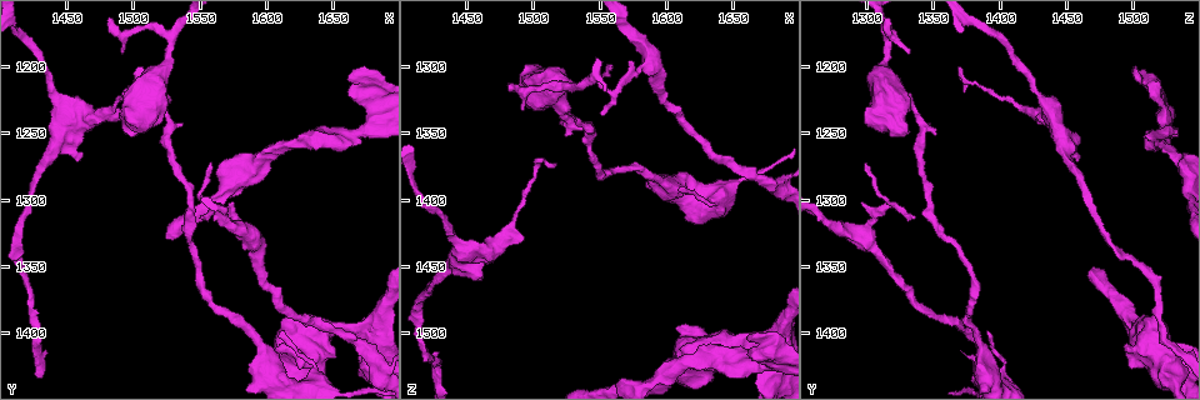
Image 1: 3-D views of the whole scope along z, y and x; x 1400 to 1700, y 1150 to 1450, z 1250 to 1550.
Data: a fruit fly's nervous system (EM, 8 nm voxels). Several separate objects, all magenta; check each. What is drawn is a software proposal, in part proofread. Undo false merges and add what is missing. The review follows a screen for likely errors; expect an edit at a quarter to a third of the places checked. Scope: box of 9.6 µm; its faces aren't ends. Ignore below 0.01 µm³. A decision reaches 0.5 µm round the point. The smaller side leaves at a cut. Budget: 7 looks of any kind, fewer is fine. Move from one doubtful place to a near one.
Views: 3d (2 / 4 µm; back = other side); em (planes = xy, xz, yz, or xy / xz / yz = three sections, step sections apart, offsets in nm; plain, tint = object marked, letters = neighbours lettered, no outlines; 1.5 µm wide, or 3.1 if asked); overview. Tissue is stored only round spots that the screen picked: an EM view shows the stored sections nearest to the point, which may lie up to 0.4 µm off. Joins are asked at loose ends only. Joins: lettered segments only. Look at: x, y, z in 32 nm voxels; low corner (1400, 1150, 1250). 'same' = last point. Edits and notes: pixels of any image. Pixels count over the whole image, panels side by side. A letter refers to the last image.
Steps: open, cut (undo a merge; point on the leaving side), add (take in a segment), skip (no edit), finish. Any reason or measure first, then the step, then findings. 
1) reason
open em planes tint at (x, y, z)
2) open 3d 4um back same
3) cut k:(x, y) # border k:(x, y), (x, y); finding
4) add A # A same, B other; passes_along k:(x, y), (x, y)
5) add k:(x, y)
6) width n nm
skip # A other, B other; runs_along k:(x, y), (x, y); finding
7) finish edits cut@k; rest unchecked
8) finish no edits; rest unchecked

branch stops here
open em planes letters at (1656, 1252, 1532)

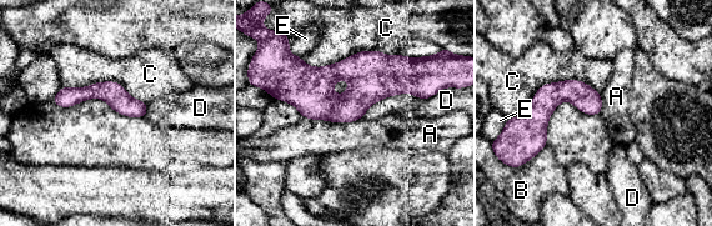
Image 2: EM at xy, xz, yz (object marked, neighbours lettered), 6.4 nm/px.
skip # A other, B other, C other, D other, E other; border 2:(302, 116), (341, 122), (362, 119); none of them fits

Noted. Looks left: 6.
thin end
open 3d 4um at (1612, 1398, 1392)

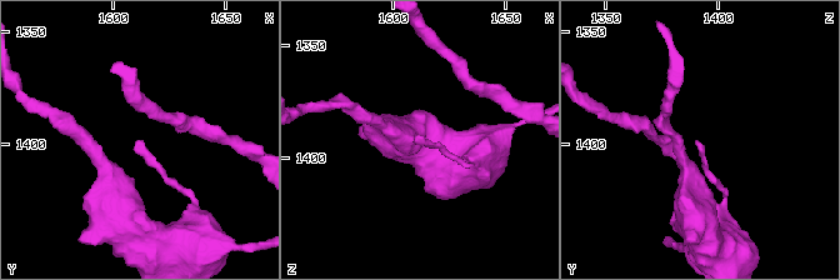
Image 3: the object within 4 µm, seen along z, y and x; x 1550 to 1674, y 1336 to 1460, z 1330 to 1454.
shape alone is not enough
open em xy step 4 letters at (1612, 1398, 1390)

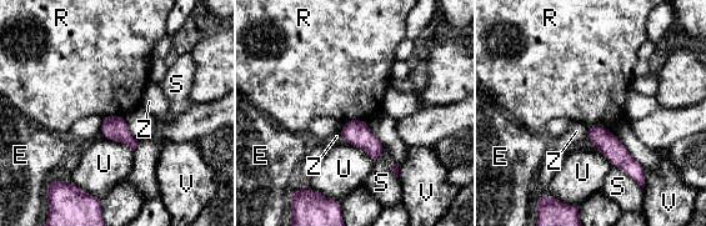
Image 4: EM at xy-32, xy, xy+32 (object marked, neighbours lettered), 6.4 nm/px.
cut it another way
open em planes letters same

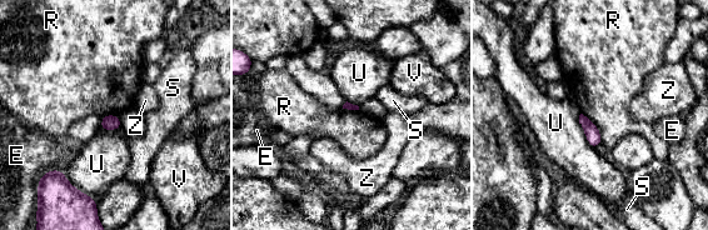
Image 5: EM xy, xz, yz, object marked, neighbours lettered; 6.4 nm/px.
longest_contact U 260 nm
skip # E other, R other, S other, U other, V other, Z other; no lettered segment goes on from it

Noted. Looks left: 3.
touches itself
open 3d 4um at (1670, 1208, 1504)

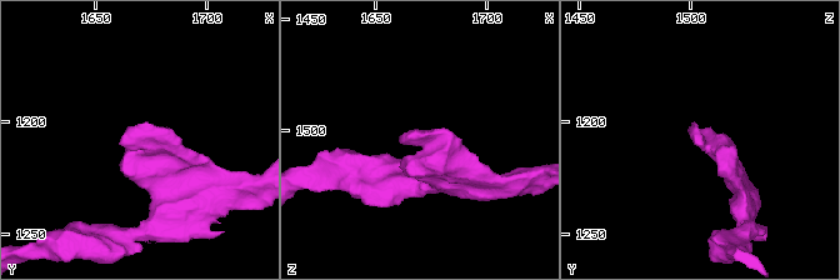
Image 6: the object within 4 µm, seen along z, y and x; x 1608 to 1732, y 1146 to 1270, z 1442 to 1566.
shape alone is not enough
open em planes letters at (1670, 1207, 1502)

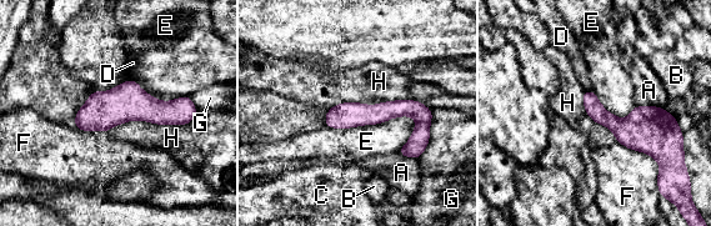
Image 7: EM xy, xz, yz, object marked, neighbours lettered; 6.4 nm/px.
longest_contact H 600 nm
skip # A other, B other, C other, D other, E other, F other, G other, H other; runs_along 7:(193, 110), (103, 110), (78, 124); one cell here

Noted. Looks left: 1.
finish no edits; rest unchecked

